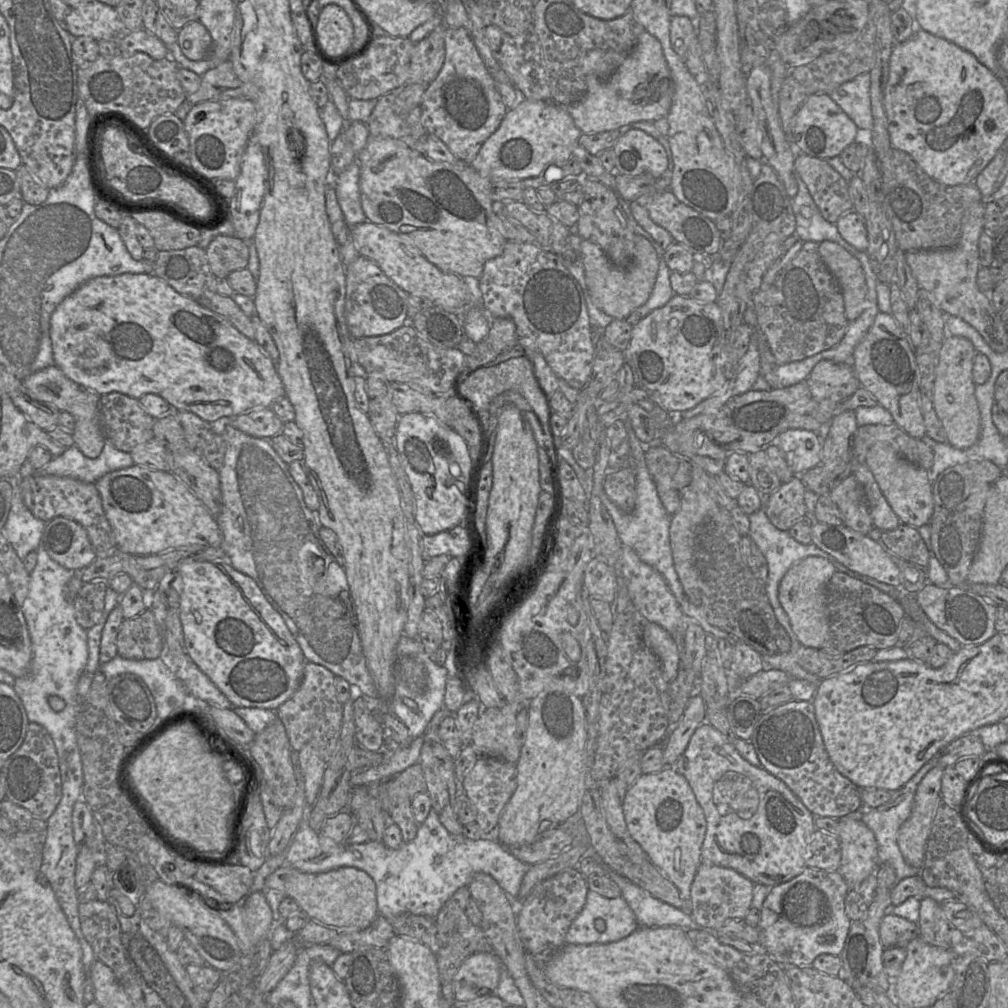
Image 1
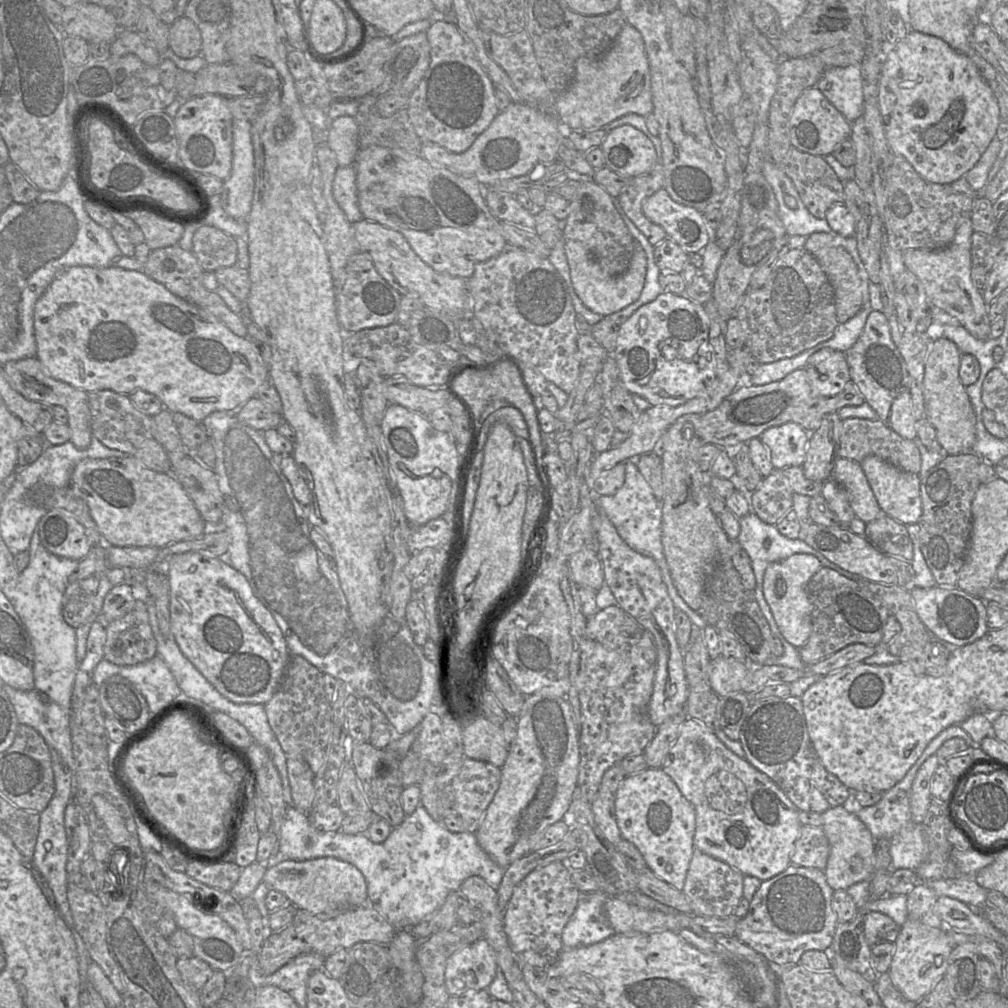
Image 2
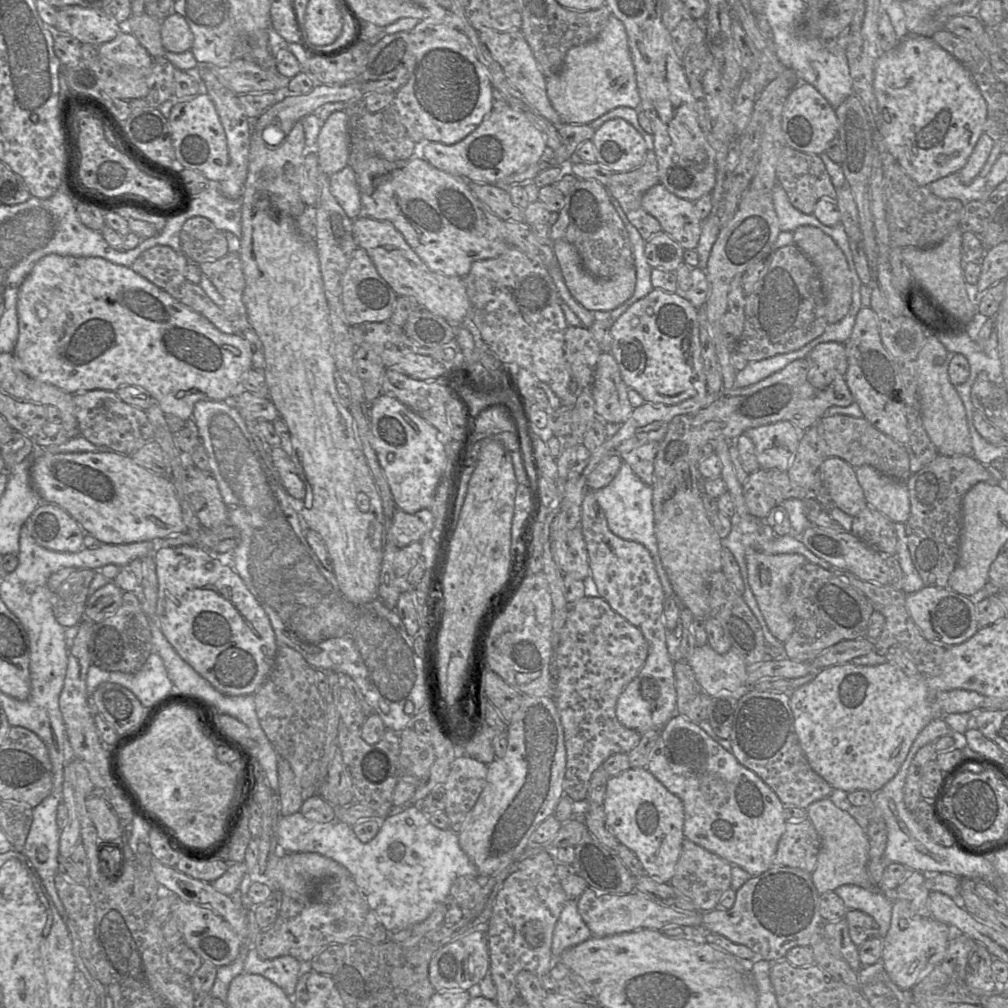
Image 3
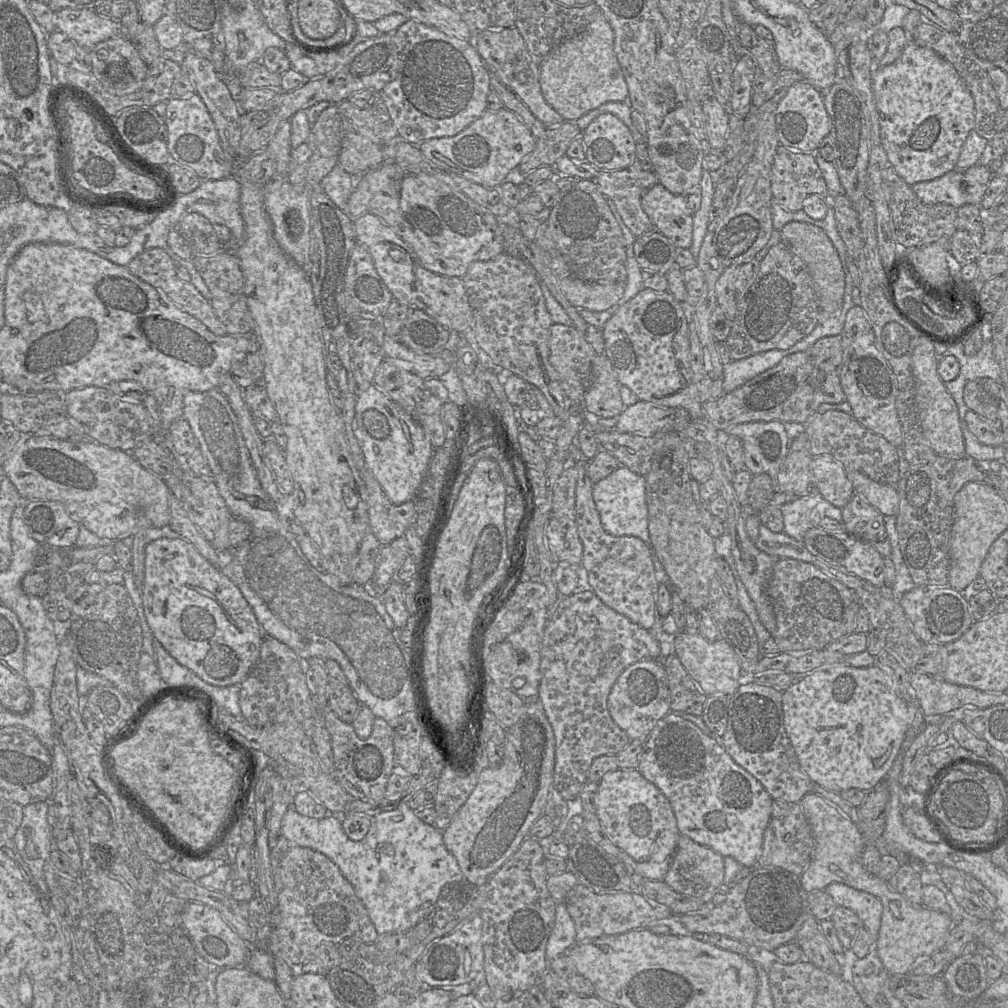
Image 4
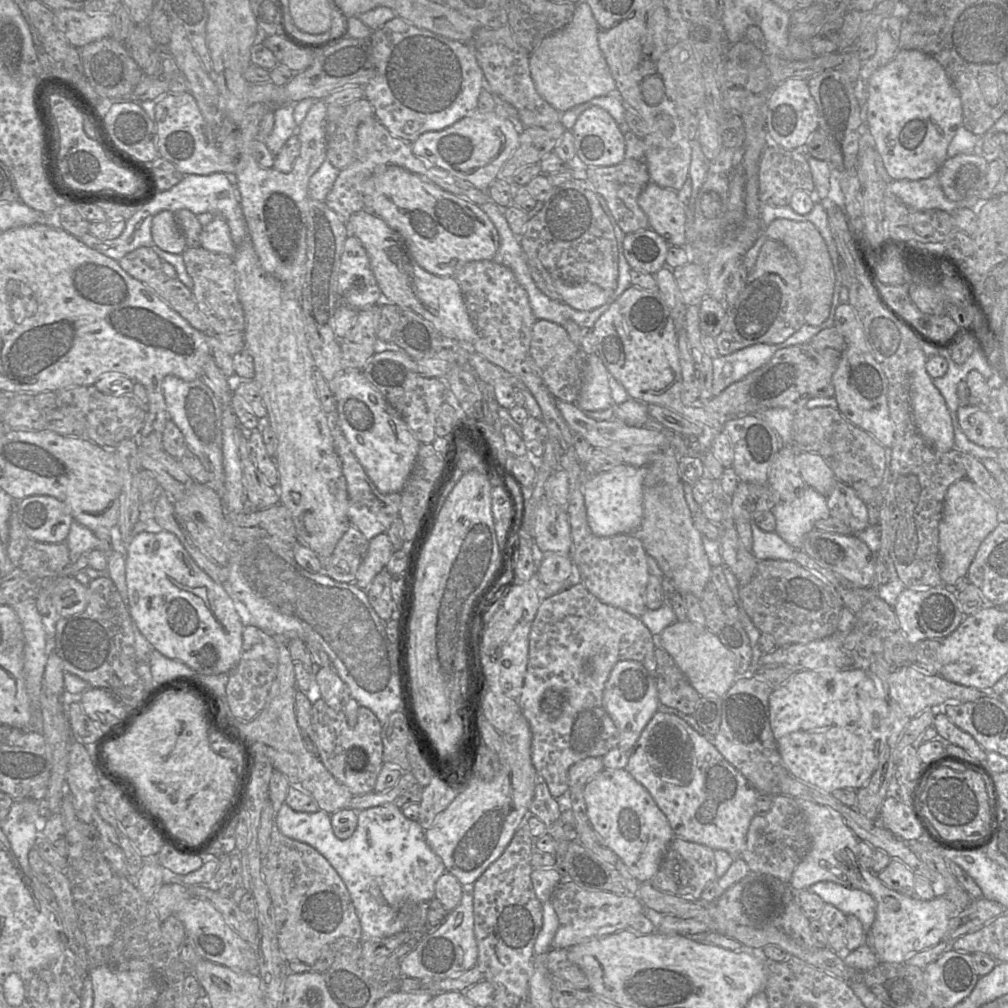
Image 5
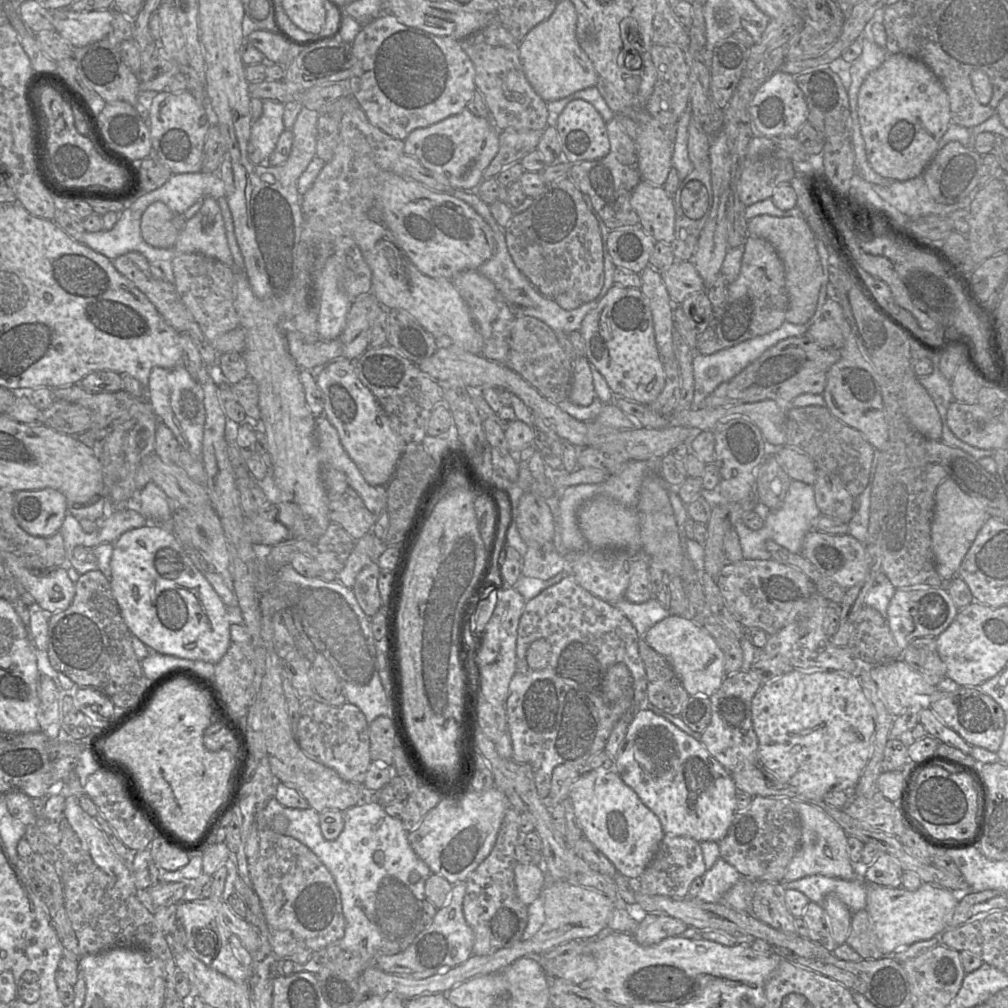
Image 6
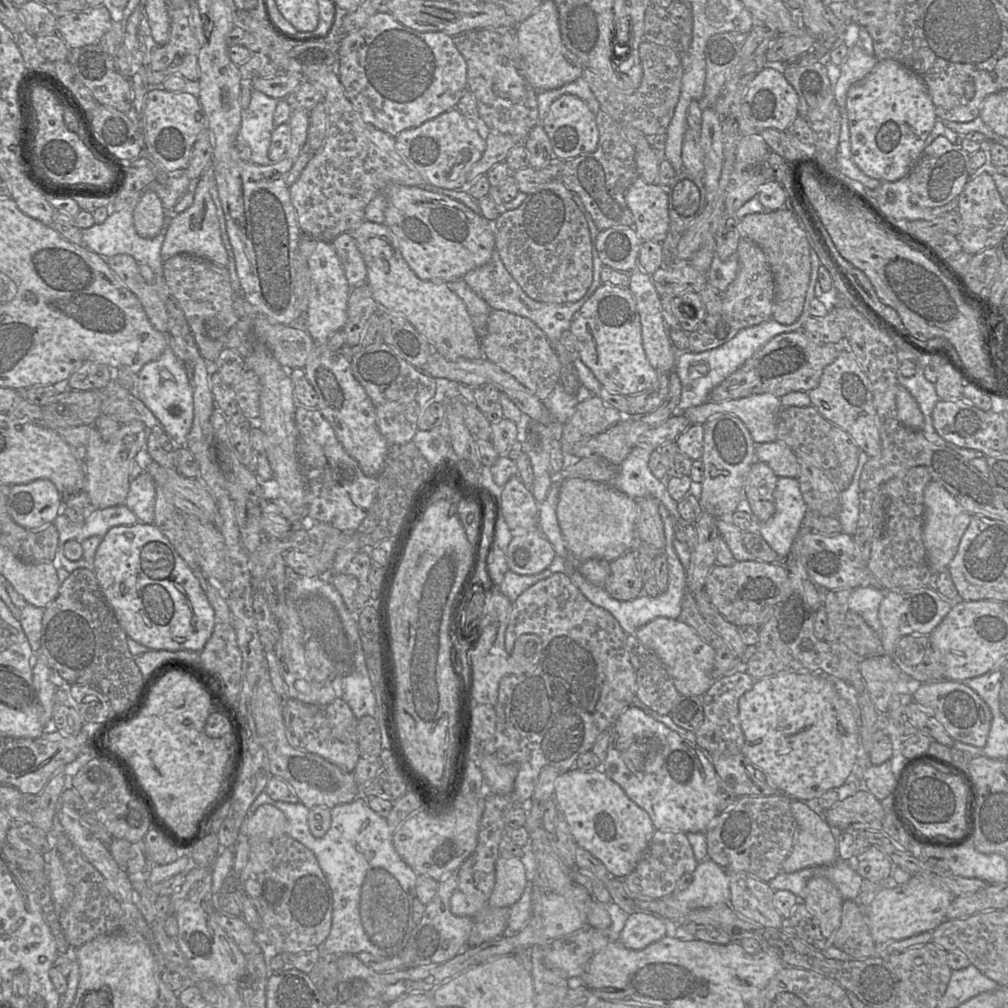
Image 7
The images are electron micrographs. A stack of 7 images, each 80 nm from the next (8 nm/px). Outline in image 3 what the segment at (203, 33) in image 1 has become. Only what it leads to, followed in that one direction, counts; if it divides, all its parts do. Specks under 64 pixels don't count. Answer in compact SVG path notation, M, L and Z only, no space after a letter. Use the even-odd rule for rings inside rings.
M171 13L161 21L161 40L167 51L190 51L194 36L187 21L177 13Z

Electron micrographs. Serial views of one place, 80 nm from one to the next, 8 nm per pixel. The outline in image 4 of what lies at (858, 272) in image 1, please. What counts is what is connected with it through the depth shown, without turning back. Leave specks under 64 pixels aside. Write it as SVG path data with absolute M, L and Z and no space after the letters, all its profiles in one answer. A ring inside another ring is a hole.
M792 221L780 229L782 241L788 243L806 263L814 290L819 299L818 322L822 324L842 306L845 294L845 273L840 256L826 233L808 222Z

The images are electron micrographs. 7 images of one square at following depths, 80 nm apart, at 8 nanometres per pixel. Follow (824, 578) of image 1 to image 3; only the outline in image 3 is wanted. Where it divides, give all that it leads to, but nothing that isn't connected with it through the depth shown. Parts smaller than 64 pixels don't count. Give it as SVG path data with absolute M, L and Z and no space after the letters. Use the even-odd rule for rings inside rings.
M747 548L745 561L748 583L765 622L771 633L784 643L795 628L793 617L790 614L790 605L787 601L791 576L795 570L809 562L800 554L769 555L752 548Z

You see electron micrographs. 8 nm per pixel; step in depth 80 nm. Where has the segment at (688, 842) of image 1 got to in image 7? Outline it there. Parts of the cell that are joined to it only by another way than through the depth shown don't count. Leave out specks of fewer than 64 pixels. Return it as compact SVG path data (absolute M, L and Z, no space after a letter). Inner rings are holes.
M601 769L562 771L554 783L553 800L564 816L577 846L600 860L619 879L624 879L635 869L656 830L647 812L634 803Z

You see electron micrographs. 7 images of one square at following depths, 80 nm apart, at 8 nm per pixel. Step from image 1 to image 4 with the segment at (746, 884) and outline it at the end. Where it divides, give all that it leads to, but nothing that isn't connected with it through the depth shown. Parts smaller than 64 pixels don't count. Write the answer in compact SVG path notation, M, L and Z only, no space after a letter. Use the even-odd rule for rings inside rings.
M681 834L670 868L663 882L675 892L695 898L702 903L709 903L716 892L726 886L723 858L714 850L700 845Z

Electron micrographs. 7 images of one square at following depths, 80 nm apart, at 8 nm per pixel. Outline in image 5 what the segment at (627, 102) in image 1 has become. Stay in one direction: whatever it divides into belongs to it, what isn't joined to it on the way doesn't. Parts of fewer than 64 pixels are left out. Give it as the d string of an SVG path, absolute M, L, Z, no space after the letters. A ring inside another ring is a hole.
M585 1L576 4L571 21L563 29L530 52L529 64L539 95L562 113L593 98L617 94L616 82L600 48L598 24Z

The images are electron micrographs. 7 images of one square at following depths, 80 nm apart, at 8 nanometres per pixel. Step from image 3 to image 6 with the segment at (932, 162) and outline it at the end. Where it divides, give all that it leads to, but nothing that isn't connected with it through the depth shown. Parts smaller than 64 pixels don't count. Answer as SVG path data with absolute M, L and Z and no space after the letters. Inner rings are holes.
M888 54L884 62L868 74L860 87L857 107L869 165L890 180L905 181L921 176L952 123L949 98L940 81L924 63L904 54Z

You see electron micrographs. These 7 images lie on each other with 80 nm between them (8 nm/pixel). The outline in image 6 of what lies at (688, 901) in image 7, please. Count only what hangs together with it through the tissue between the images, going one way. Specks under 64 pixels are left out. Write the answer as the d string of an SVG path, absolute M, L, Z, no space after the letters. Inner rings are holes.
M719 858L701 877L702 885L697 894L688 898L707 903L718 903L741 878L742 875L733 866Z

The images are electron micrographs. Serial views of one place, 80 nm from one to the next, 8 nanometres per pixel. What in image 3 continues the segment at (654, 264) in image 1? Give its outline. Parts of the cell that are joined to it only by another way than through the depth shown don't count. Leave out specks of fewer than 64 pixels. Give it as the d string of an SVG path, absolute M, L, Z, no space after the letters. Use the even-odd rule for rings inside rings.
M564 240L555 241L552 250L568 290L584 308L590 311L609 311L622 305L633 295L636 285L634 256L625 273L610 278L597 278L592 276L583 267L579 252L571 243Z

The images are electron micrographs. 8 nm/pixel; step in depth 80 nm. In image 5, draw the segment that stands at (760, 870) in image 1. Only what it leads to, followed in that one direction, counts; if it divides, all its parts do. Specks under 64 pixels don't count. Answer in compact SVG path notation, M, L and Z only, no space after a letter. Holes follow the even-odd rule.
M656 712L632 749L625 768L651 794L667 817L674 836L739 857L746 847L750 823L757 815L760 793L705 737L673 714Z

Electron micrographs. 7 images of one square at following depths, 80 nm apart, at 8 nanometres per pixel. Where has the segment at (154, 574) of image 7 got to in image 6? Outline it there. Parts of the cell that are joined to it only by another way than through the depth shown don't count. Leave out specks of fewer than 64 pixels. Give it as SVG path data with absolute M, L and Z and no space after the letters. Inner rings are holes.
M148 525L123 533L113 544L109 581L130 633L141 640L149 651L213 664L227 652L231 626L227 607L166 526Z

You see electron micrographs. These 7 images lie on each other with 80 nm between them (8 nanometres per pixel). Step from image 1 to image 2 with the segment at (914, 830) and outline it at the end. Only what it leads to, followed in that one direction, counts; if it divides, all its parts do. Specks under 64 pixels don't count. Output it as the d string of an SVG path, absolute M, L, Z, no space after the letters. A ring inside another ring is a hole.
M936 754L931 755L919 768L912 784L910 810L914 823L921 825L932 801L930 792L931 779L937 767L945 765L944 759Z

